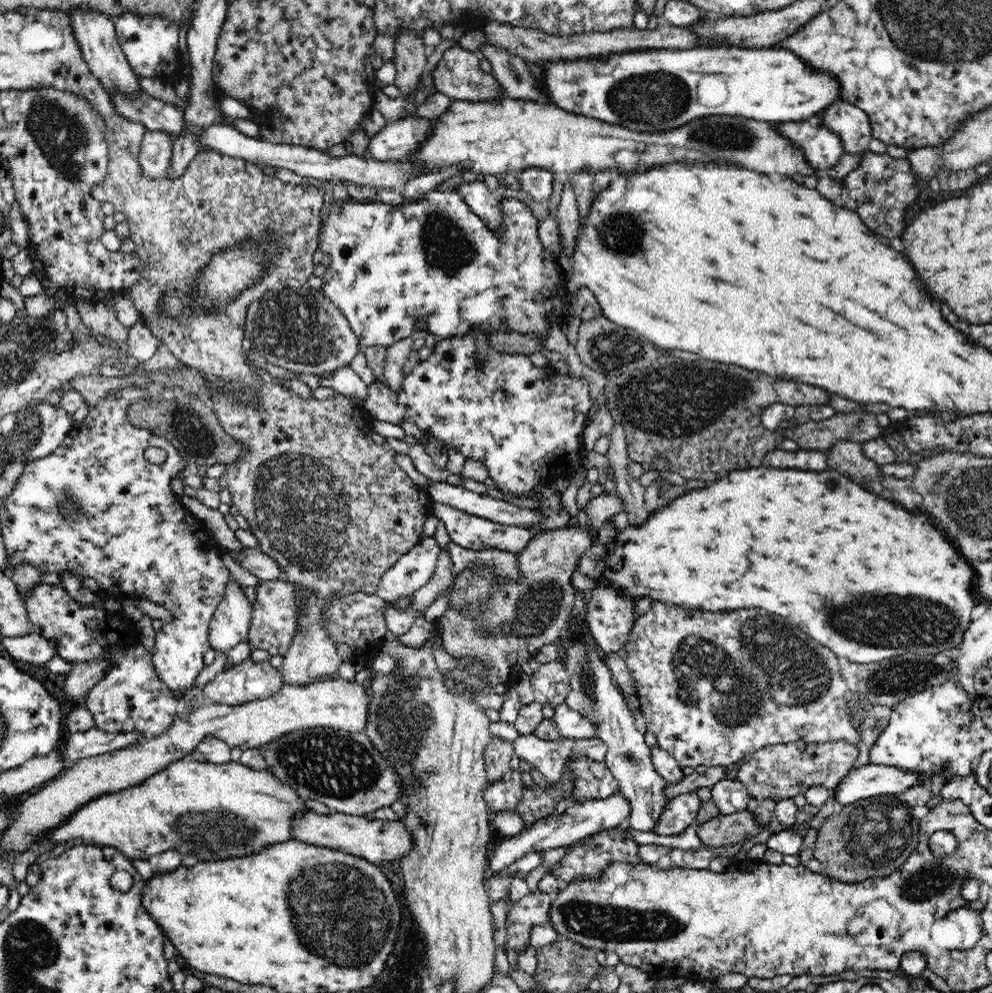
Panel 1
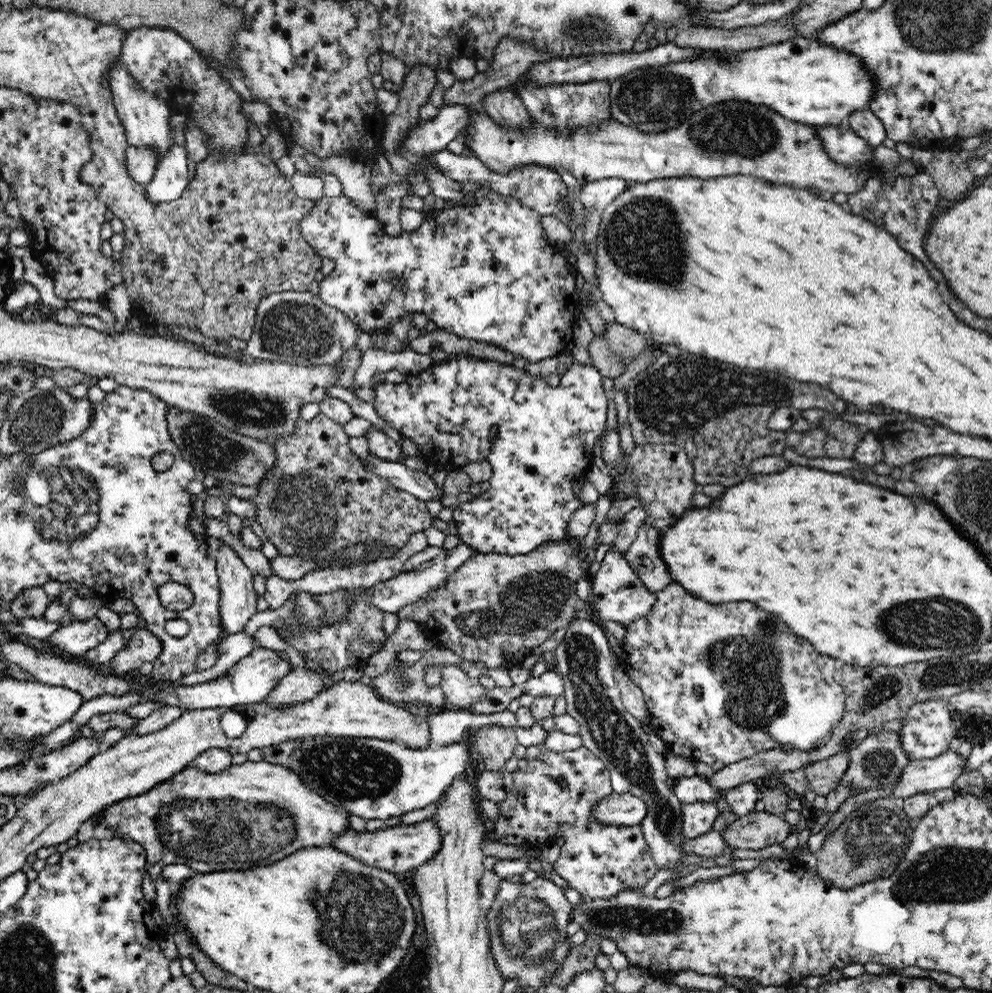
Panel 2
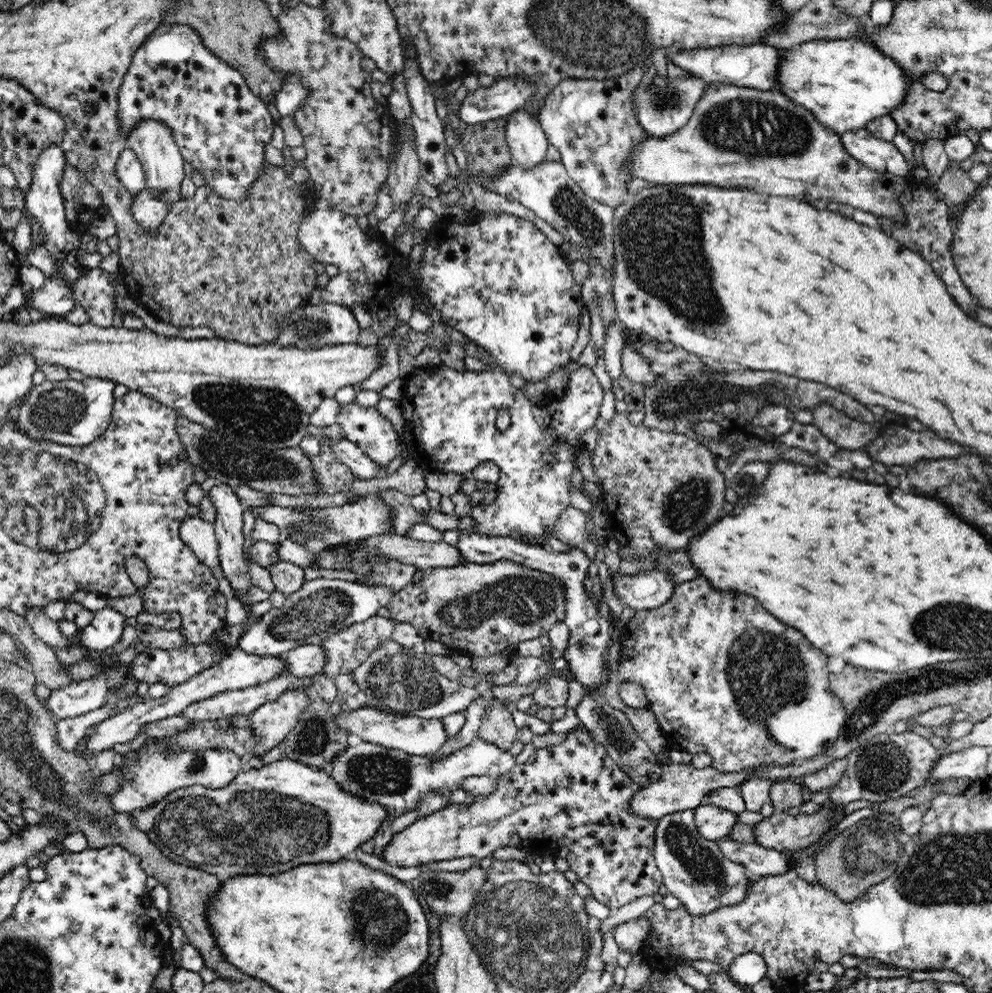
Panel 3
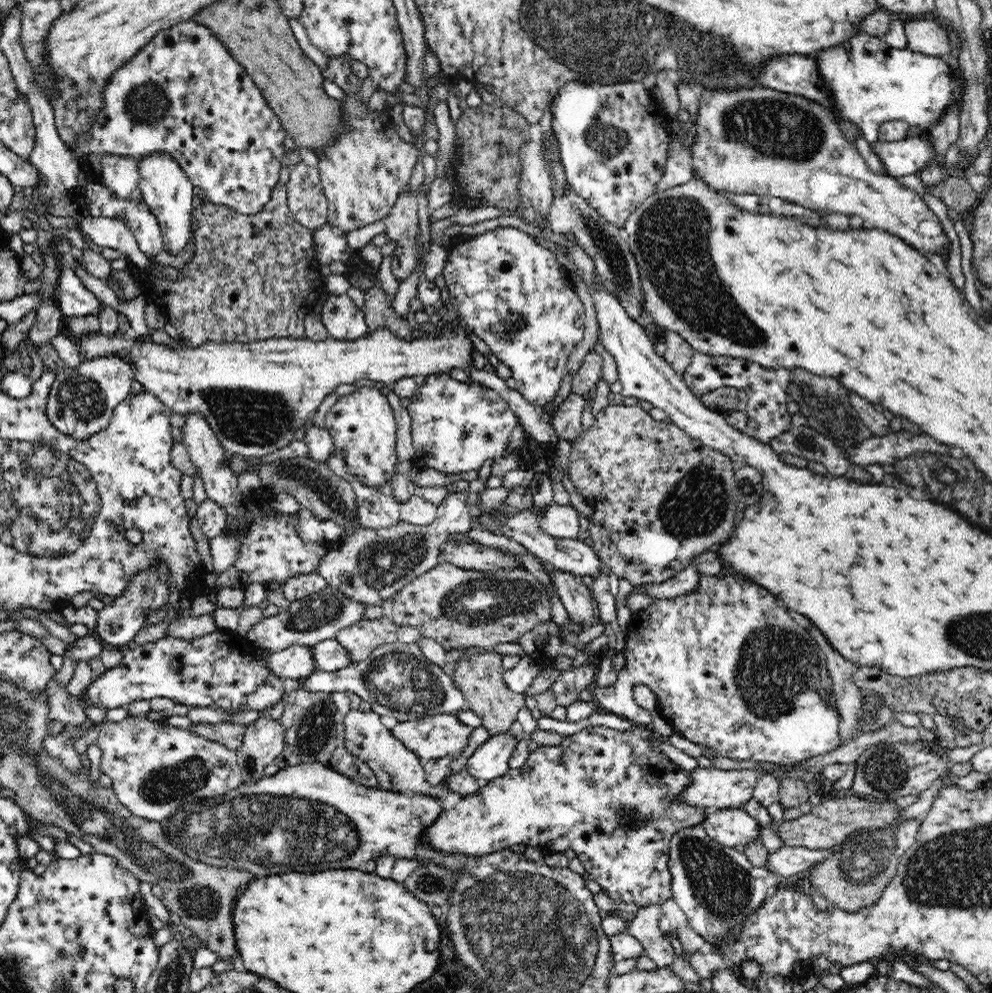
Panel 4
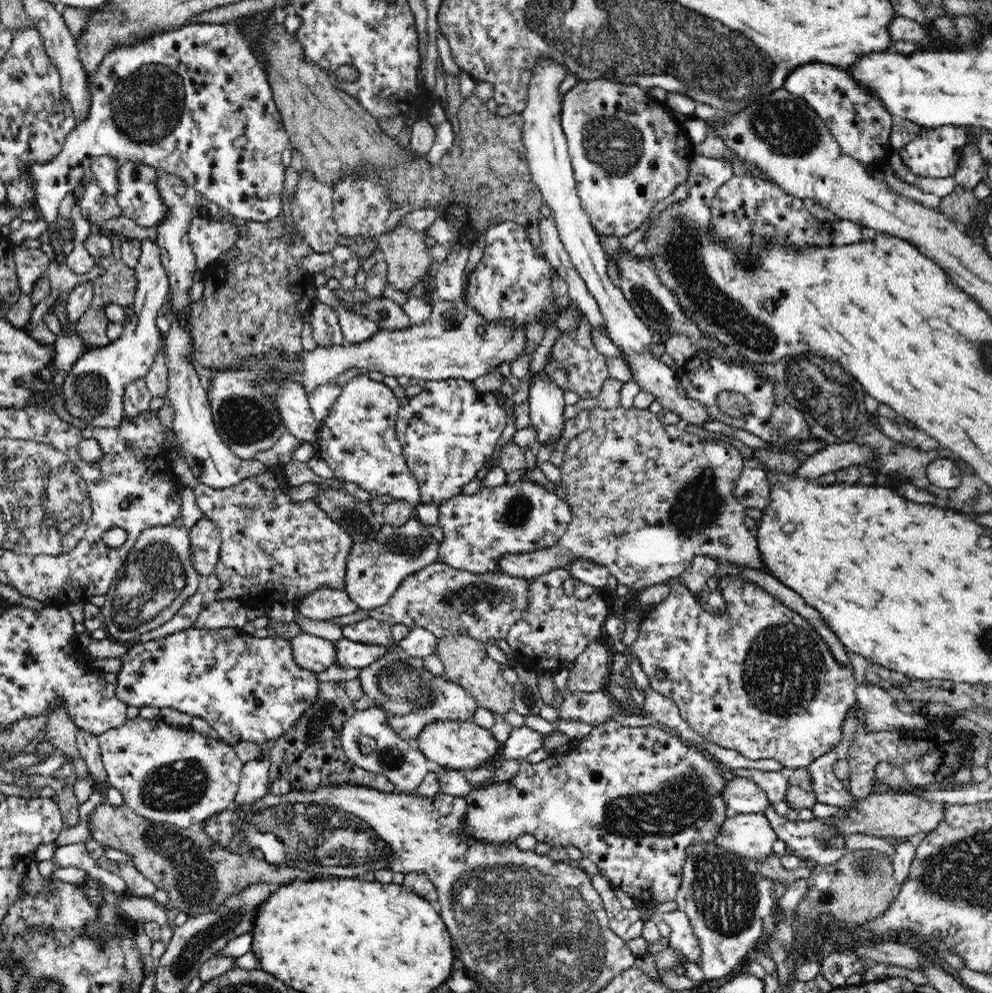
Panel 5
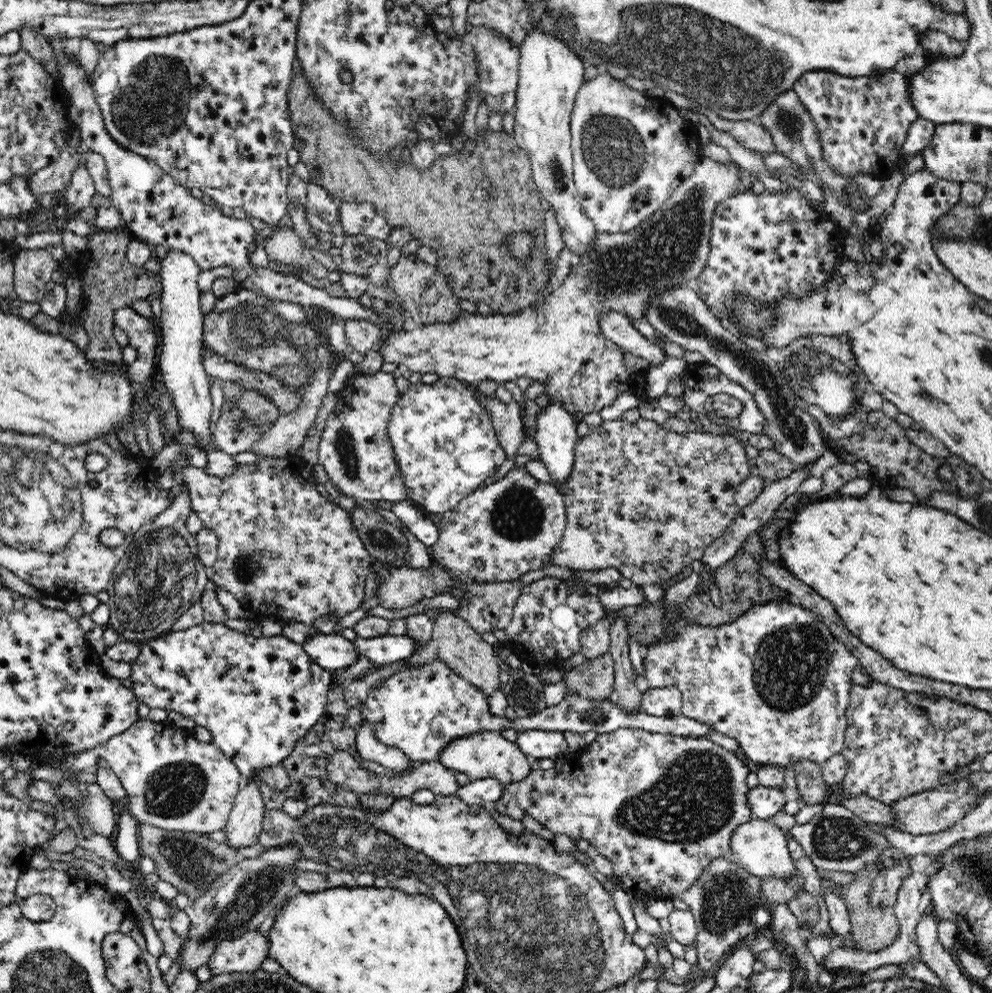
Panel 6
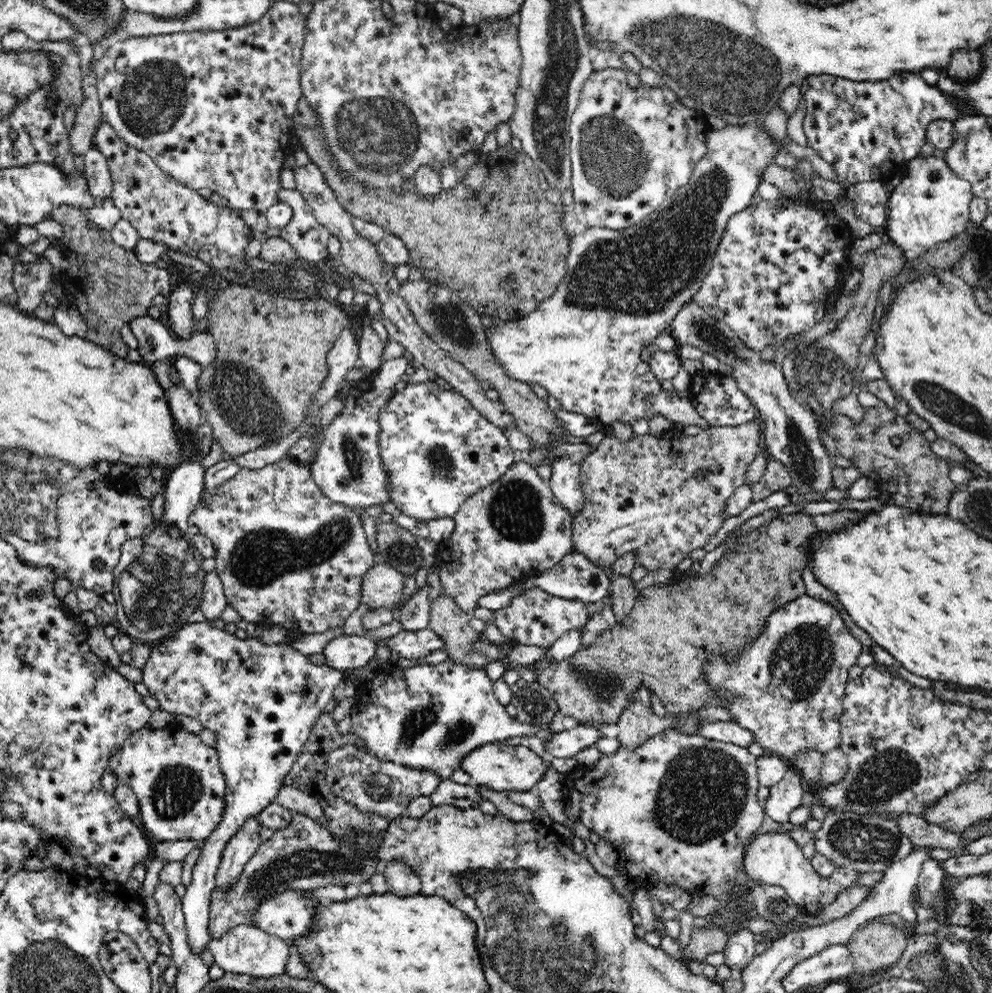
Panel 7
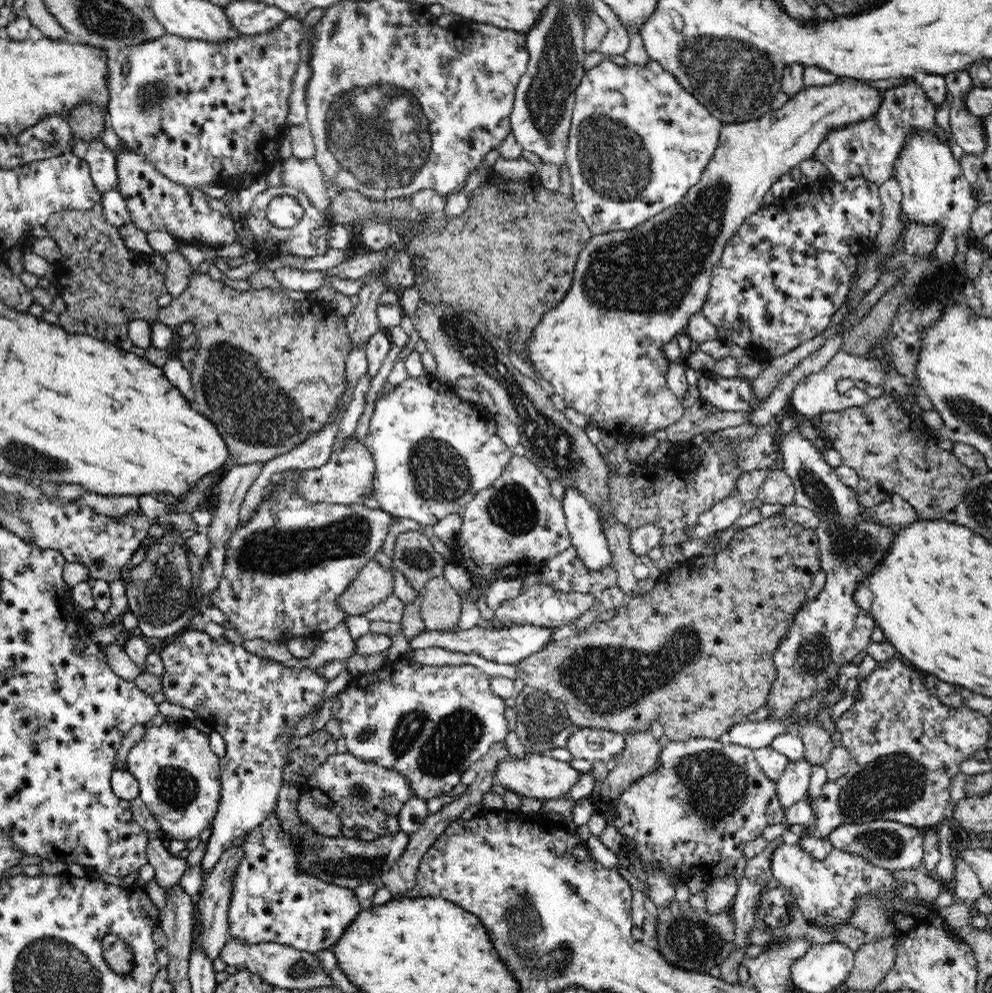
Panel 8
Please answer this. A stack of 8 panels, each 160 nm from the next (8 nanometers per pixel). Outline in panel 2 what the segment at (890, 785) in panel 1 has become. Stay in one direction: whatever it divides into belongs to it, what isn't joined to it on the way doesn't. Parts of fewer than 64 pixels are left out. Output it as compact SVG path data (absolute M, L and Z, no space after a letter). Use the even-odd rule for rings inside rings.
M952 749L940 753L940 756L910 761L901 772L899 781L890 788L892 797L901 801L921 792L934 792L950 788L959 778L967 757L958 755Z

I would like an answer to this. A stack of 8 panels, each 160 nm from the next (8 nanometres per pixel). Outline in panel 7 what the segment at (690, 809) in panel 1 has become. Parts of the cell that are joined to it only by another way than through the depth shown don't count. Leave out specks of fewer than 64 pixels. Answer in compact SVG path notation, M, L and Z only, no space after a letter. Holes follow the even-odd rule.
M776 831L775 833L756 833L754 839L747 844L747 851L744 852L743 870L751 878L753 883L764 885L776 884L782 886L787 895L792 898L794 904L798 904L800 913L816 916L828 906L844 888L858 884L860 873L852 868L840 868L832 872L832 876L820 876L811 861L802 853L802 848L789 832Z

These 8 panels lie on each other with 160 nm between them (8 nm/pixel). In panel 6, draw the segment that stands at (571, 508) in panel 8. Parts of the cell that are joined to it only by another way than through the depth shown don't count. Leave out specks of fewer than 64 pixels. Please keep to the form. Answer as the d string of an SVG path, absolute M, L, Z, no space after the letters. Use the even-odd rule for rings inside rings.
M552 398L535 417L536 431L532 434L538 447L538 458L545 464L551 478L565 486L579 439L576 419L560 401Z

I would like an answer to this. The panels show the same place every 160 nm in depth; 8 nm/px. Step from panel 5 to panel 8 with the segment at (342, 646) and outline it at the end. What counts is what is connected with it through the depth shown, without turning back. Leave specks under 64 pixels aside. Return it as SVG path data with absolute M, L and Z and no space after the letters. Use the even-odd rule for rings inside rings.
M526 625L512 626L503 631L489 631L476 627L468 630L459 630L460 632L435 631L425 629L422 634L414 636L409 643L411 650L419 650L431 647L440 647L448 651L476 654L486 660L496 662L496 664L513 664L516 665L522 659L536 654L543 650L544 646L550 642L550 637L554 628L542 628L541 626Z

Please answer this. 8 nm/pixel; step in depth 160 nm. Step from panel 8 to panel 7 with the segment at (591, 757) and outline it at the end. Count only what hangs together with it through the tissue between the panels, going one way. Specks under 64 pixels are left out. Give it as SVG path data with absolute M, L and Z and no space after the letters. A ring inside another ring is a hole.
M569 724L558 733L554 733L547 740L543 740L545 751L556 758L572 758L587 746L595 746L598 738L604 736L598 728L584 724Z

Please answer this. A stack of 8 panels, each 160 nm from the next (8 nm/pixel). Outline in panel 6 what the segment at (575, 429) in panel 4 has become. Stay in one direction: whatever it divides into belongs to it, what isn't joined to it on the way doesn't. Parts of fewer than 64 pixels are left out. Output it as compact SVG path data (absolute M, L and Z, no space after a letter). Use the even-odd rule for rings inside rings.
M702 158L696 164L694 173L683 180L672 196L633 232L598 233L592 241L592 248L575 259L576 272L568 274L566 282L542 301L536 314L527 308L512 315L494 313L484 316L479 312L462 311L453 321L418 325L410 331L390 332L380 348L384 362L398 364L406 374L436 373L440 378L454 378L474 385L481 380L512 385L514 378L530 378L533 382L545 384L546 396L560 401L572 415L575 412L600 412L616 400L618 392L631 392L639 400L648 400L643 391L644 378L631 374L623 363L625 350L604 338L599 323L601 314L616 311L630 320L645 319L647 308L656 295L672 287L686 287L692 278L698 279L709 257L715 208L724 199L742 191L738 188L741 180L740 170L734 164L718 164L710 162L710 158Z

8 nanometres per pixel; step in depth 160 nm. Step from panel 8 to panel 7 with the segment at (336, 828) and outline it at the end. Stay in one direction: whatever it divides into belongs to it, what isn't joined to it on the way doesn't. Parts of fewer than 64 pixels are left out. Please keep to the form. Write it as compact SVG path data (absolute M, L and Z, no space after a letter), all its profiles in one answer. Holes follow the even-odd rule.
M283 784L276 795L275 802L287 808L291 812L302 812L311 819L322 819L322 802L316 797L300 789L294 788L289 784Z

